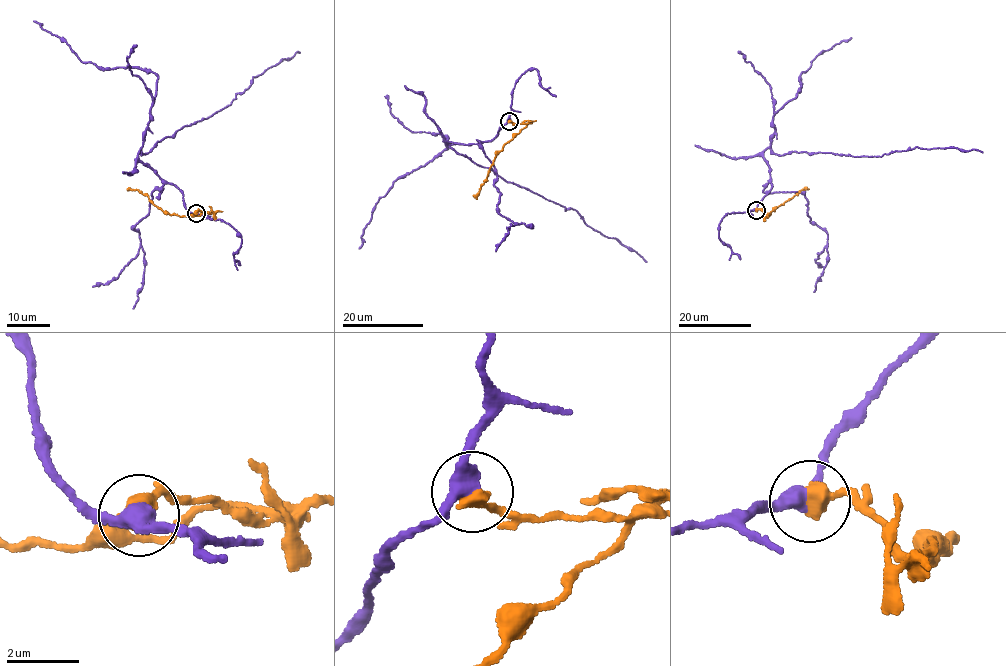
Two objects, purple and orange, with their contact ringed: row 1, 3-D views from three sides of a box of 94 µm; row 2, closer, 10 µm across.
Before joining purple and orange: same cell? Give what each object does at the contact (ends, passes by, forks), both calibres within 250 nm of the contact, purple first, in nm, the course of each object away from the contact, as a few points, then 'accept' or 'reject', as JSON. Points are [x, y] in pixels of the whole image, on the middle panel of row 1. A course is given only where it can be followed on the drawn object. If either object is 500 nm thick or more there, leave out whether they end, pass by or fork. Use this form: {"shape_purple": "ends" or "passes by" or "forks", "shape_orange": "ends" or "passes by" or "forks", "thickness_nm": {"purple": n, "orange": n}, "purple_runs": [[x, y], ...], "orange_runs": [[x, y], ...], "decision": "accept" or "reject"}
{"thickness_nm": {"purple": 420, "orange": 550}, "purple_runs": [[510, 120], [491, 140], [446, 143], [508, 182], [565, 210], [572, 208], [595, 230], [616, 238], [646, 262]], "orange_runs": [[510, 120], [526, 125], [495, 157], [476, 199]], "decision": "reject"}

